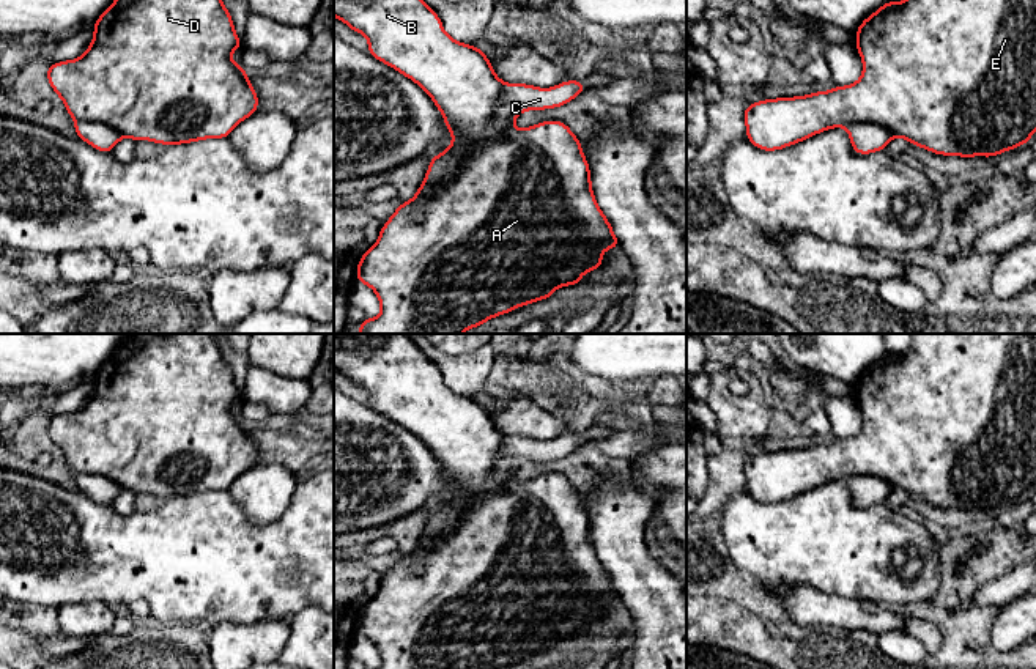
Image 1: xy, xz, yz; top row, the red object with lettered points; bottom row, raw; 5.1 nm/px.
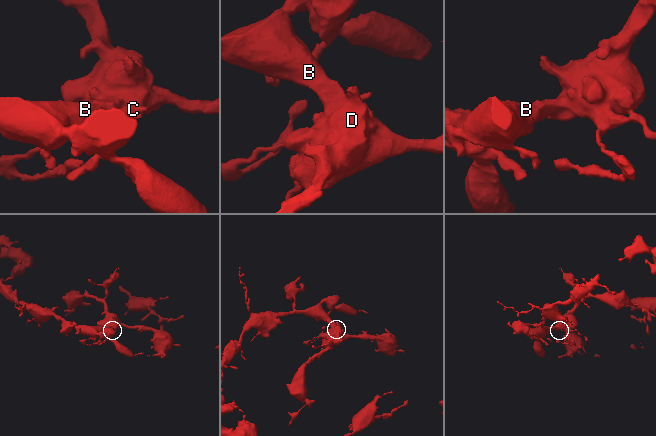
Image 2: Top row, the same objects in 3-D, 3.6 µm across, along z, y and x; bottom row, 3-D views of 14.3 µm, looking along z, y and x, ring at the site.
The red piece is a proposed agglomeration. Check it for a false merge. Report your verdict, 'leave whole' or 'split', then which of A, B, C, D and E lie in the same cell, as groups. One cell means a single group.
leave whole; groups A B C D E

